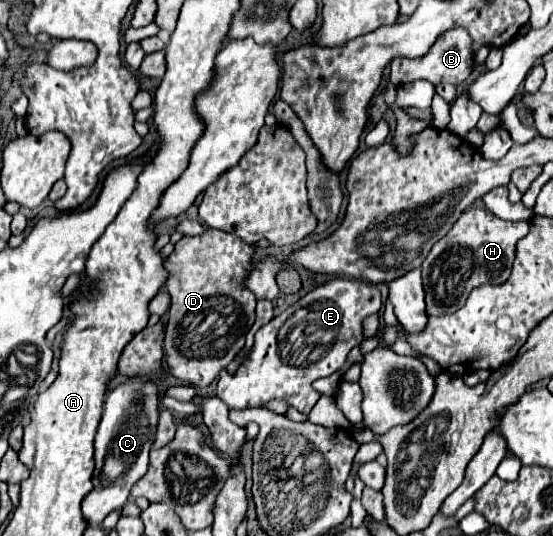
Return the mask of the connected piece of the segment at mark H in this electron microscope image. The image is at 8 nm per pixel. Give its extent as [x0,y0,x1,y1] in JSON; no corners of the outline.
[422,208,528,316]

